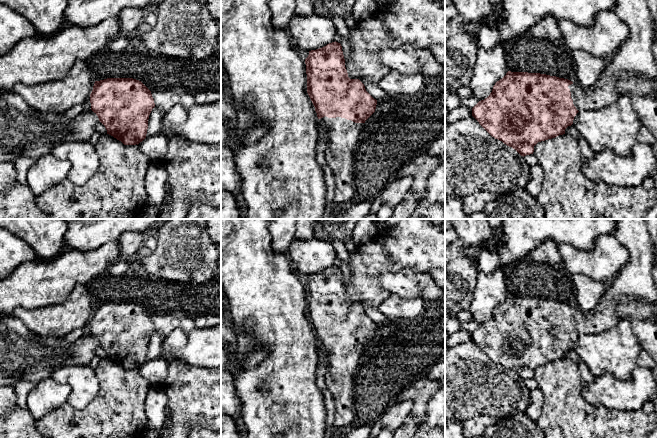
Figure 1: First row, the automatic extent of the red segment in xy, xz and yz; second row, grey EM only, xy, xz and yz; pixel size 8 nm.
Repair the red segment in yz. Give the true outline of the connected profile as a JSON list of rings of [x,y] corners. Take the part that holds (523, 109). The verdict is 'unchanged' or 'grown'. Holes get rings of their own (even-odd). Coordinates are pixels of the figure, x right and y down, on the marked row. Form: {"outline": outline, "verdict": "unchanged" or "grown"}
{"outline": [[[616,0],[613,12],[629,27],[629,38],[611,57],[609,64],[593,86],[583,86],[576,81],[540,73],[511,72],[497,81],[492,92],[472,108],[472,116],[495,139],[515,149],[521,156],[533,154],[534,146],[541,141],[565,134],[565,129],[573,124],[574,117],[580,110],[597,109],[620,97],[617,89],[616,74],[621,71],[646,75],[653,80],[657,77],[657,64],[653,54],[653,35],[655,32],[651,12],[646,0]]], "verdict": "grown"}

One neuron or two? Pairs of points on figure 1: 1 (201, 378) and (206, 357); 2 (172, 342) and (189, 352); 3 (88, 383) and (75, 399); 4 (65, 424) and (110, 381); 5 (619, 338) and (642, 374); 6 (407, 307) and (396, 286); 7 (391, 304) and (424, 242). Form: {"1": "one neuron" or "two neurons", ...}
{"1": "two neurons", "2": "two neurons", "3": "one neuron", "4": "one neuron", "5": "two neurons", "6": "two neurons", "7": "two neurons"}

